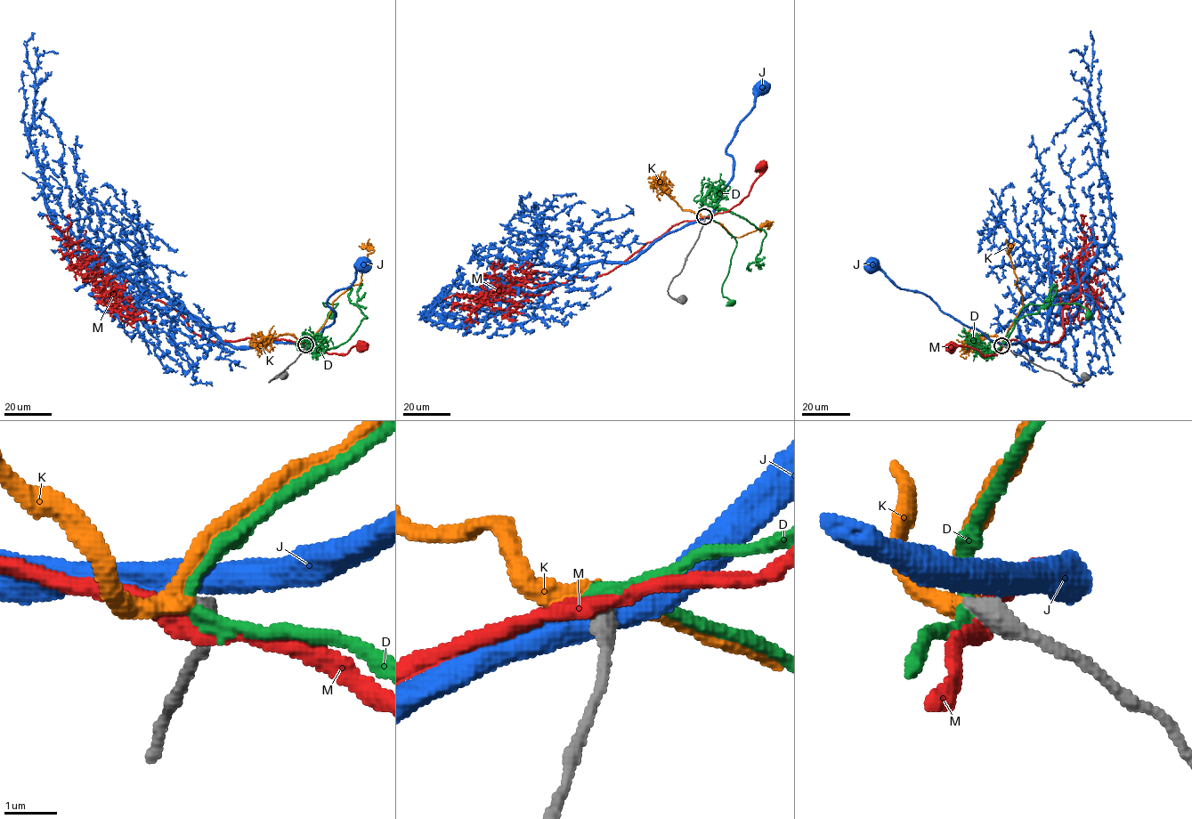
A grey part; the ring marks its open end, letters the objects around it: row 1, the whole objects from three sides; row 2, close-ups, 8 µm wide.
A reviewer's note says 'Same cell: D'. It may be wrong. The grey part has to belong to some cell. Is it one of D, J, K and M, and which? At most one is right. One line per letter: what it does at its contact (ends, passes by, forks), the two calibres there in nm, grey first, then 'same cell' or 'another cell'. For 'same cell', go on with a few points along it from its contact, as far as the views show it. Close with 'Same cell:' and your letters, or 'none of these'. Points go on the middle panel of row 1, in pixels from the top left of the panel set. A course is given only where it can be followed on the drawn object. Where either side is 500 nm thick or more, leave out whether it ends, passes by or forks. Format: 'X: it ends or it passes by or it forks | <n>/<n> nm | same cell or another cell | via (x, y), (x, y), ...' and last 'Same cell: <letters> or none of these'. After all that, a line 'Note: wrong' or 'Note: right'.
D: it passes by | 420/240 nm | another cell
J: 440/500 nm | another cell
K: it passes by | 400/300 nm | same cell | via (704, 216), (717, 222), (731, 238), (760, 231), (759, 229), (772, 222), (758, 227)
M: it passes by | 440/360 nm | another cell
Same cell: K
Note: wrong

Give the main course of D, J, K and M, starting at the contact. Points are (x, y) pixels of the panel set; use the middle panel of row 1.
D: (704, 217), (721, 209), (729, 210), (766, 233), (761, 251), (756, 261), (747, 267), (749, 270)
J: (704, 218), (713, 209), (733, 175), (733, 158), (725, 149), (737, 125), (754, 106), (754, 92), (760, 88)
K: (704, 216), (717, 222), (731, 238), (760, 231), (759, 229), (772, 222), (758, 227)
M: (704, 218), (729, 211), (737, 206), (750, 191), (758, 176), (759, 166)

